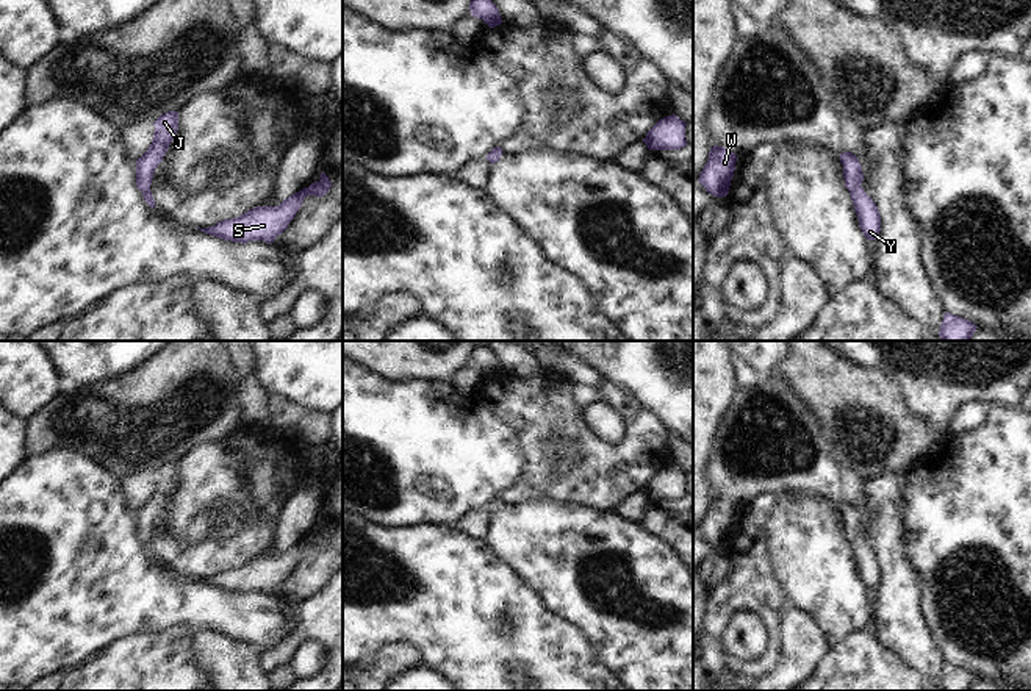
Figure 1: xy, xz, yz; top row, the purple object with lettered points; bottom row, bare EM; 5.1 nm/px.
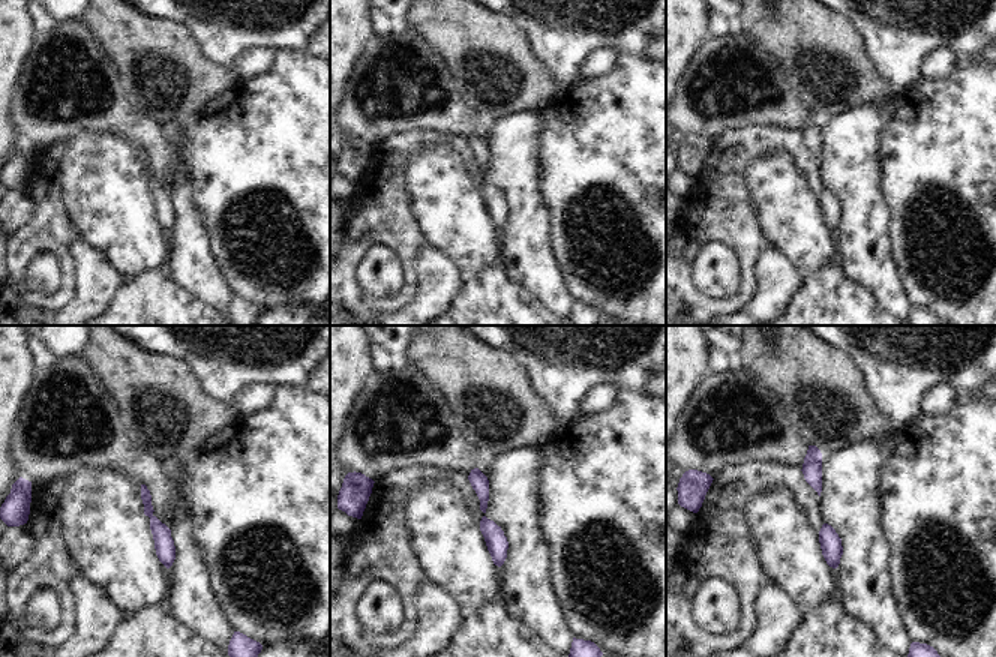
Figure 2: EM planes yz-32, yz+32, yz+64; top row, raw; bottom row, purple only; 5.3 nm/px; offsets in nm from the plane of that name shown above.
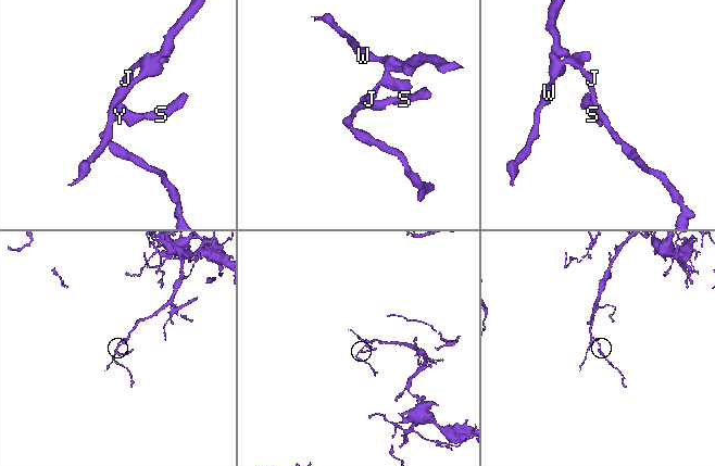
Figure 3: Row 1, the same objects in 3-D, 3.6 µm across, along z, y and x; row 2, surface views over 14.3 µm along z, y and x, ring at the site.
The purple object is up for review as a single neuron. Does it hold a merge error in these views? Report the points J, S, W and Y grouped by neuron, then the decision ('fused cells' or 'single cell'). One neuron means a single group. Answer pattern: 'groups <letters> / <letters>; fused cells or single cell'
groups J S W Y; single cell

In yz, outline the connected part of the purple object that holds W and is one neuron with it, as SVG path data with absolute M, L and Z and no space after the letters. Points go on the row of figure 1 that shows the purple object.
M713 145L698 181L709 194L715 197L726 197L734 177L735 163L737 155L734 152Z

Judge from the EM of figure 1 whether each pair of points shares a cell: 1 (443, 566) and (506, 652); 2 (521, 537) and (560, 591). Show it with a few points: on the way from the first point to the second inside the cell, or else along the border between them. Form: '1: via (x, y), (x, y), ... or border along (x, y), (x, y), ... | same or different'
1: via (443, 588), (485, 630) | same
2: via (535, 551), (560, 577) | same

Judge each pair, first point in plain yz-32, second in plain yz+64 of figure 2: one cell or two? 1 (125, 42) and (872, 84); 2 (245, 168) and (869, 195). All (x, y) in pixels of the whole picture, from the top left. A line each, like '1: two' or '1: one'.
1: one
2: two

